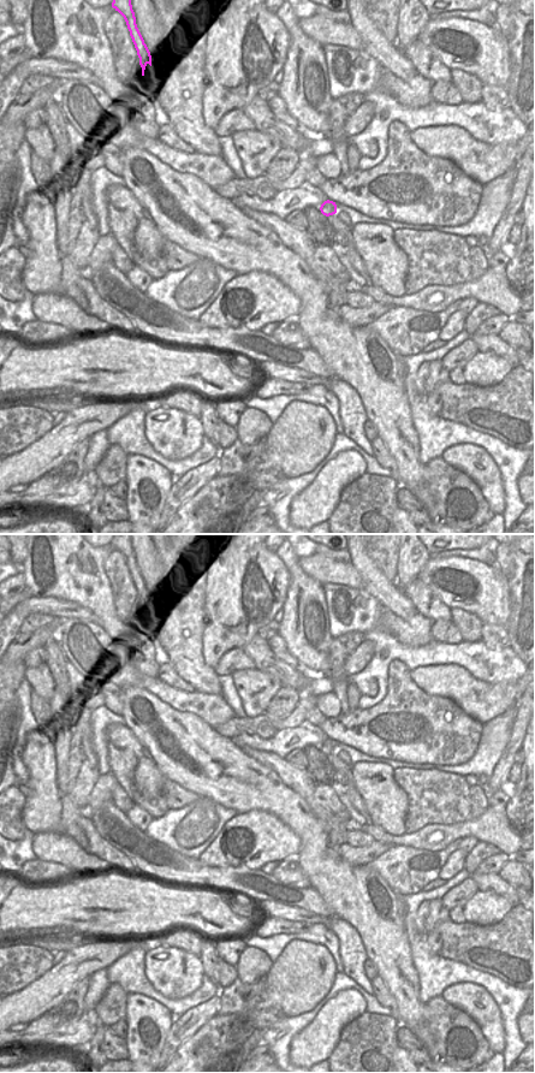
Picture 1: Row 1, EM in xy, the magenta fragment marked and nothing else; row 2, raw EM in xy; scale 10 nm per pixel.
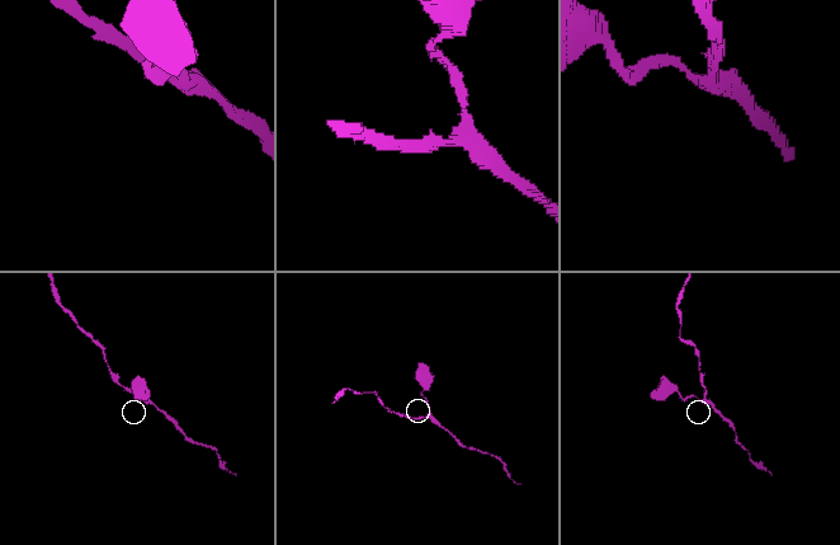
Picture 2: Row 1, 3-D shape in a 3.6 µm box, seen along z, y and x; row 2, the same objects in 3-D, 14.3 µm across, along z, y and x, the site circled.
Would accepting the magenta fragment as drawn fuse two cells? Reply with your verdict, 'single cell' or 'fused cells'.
single cell

